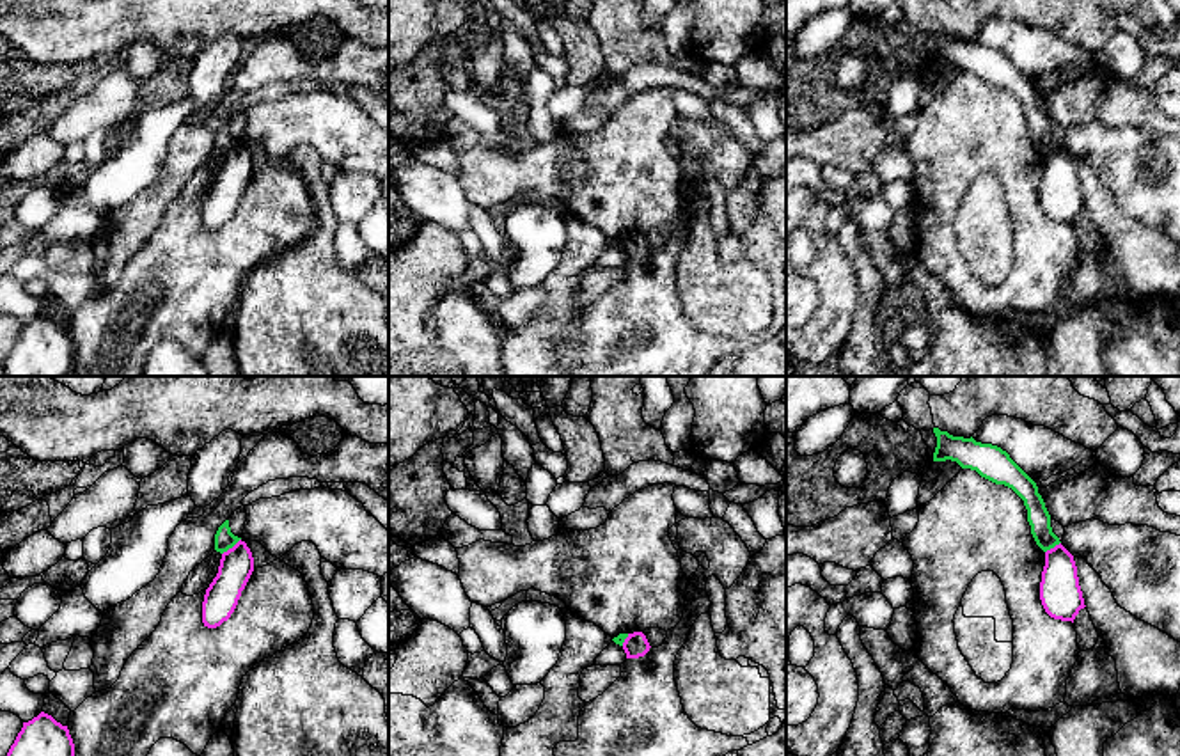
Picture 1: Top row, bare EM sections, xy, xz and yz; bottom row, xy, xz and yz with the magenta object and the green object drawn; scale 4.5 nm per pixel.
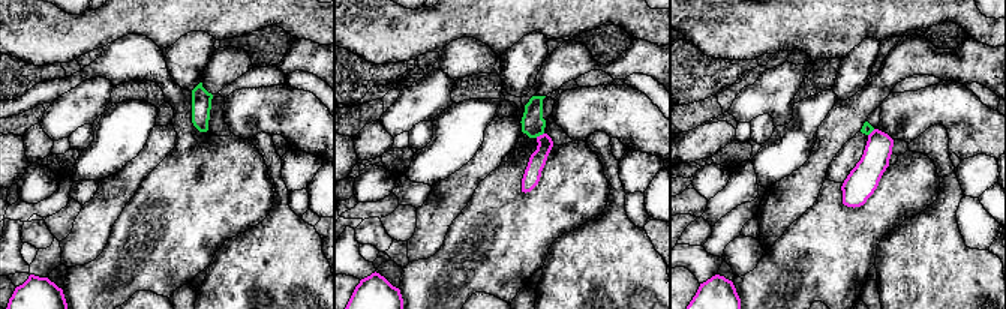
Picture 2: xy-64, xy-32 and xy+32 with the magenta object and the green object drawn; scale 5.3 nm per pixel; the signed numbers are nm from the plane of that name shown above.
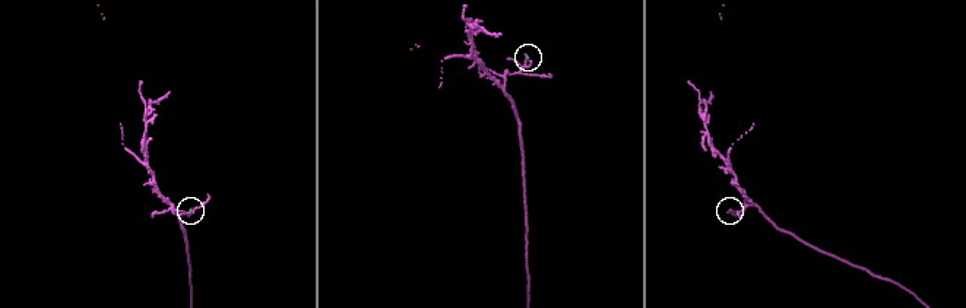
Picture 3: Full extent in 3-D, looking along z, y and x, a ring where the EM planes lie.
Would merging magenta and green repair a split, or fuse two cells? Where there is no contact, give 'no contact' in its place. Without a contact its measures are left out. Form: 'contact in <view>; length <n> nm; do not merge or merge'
contact in xy; length 120 nm; do not merge

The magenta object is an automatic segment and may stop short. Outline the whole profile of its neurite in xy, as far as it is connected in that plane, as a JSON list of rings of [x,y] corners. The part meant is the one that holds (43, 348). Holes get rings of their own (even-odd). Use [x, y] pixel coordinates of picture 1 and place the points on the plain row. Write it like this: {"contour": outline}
{"contour": [[[41,314],[23,325],[2,366],[7,376],[69,376],[73,360],[75,346],[67,328]]]}

